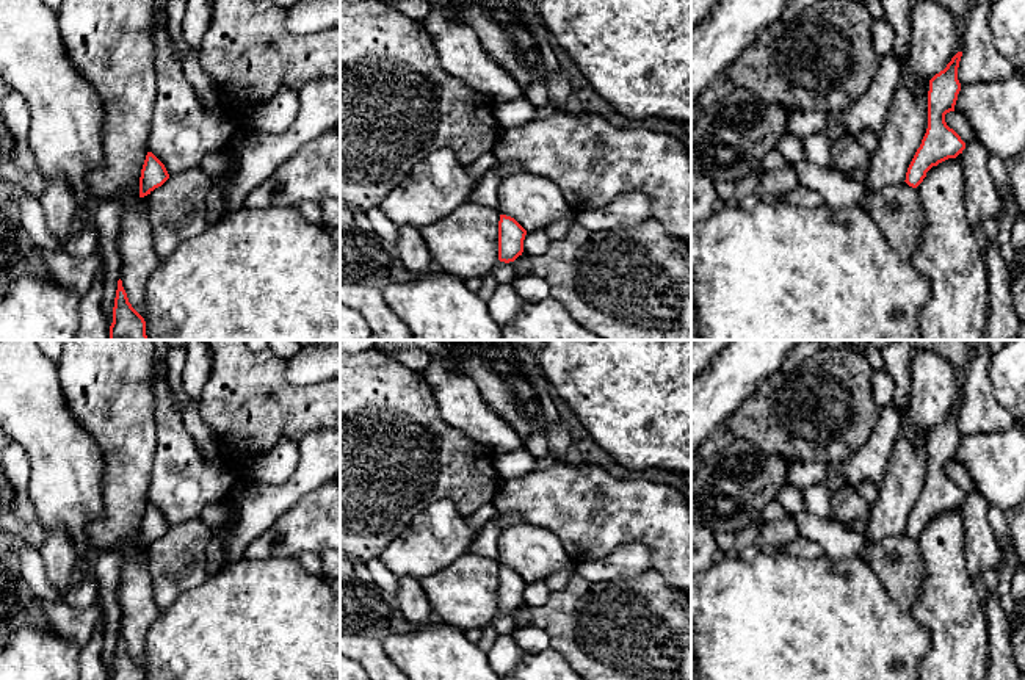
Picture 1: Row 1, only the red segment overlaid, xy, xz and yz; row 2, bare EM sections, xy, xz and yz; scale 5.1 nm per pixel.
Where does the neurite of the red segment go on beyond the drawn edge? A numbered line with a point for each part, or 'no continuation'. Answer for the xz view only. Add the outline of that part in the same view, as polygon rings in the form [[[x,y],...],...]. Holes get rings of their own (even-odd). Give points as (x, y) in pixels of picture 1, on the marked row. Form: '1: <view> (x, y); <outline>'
1: xz (535, 202); [[[527,171],[502,177],[498,210],[500,215],[514,218],[527,232],[577,216],[577,212],[550,180]]]

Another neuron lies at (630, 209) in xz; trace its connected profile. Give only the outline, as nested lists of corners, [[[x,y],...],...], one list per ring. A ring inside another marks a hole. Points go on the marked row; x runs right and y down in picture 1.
[[[625,193],[600,208],[577,213],[575,221],[589,230],[613,230],[638,226],[654,218],[650,197],[641,193]]]

